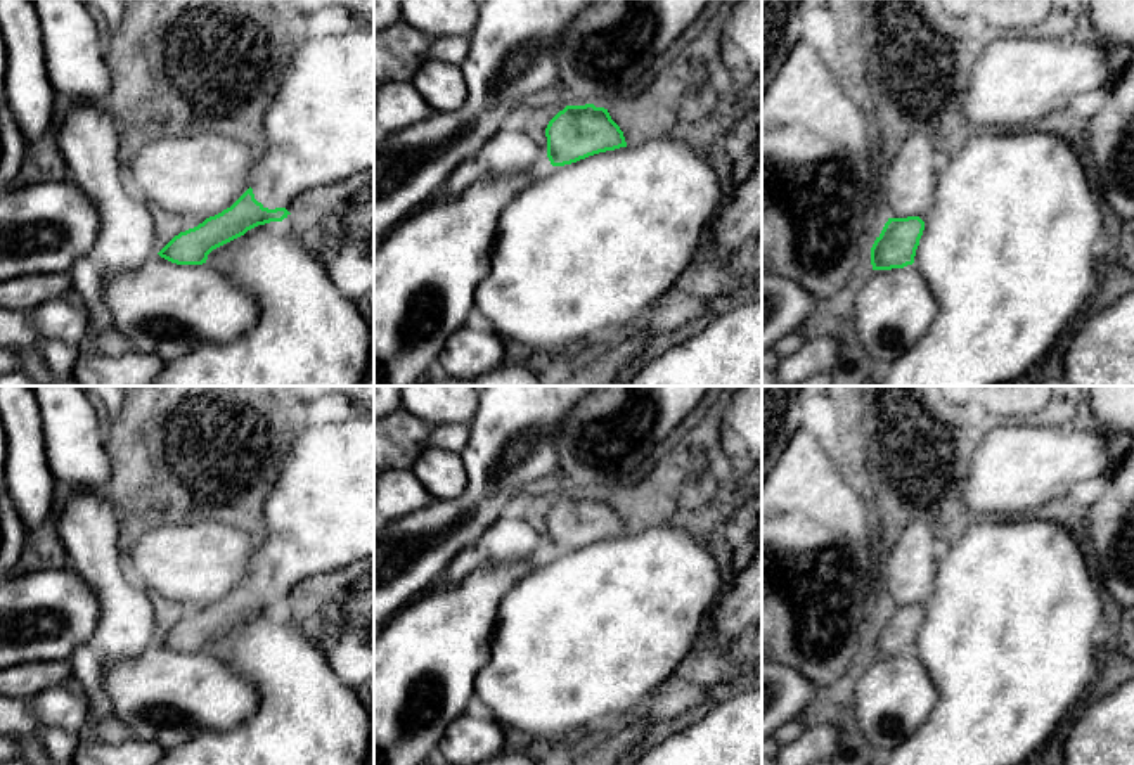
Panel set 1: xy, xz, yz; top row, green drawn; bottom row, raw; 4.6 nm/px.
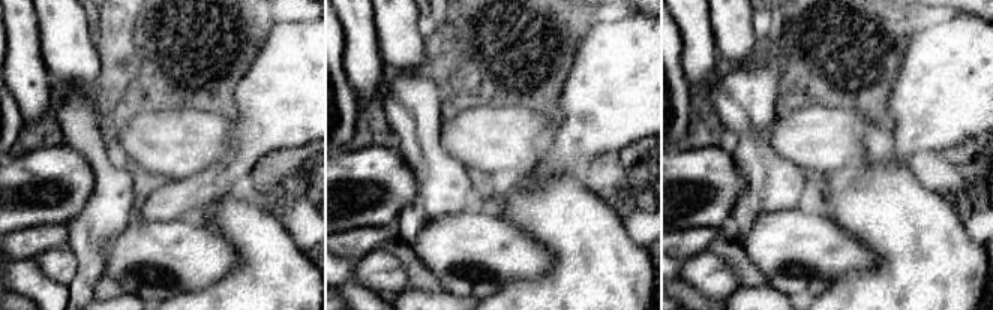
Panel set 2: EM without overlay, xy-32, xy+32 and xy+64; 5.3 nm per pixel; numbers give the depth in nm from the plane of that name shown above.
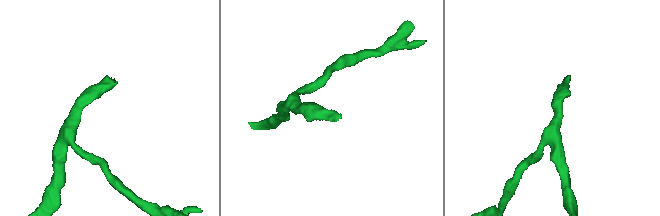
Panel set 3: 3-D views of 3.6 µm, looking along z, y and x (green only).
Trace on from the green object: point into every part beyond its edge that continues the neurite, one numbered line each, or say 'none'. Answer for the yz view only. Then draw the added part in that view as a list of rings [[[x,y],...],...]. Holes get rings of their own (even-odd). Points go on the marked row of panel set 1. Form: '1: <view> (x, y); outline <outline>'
none

